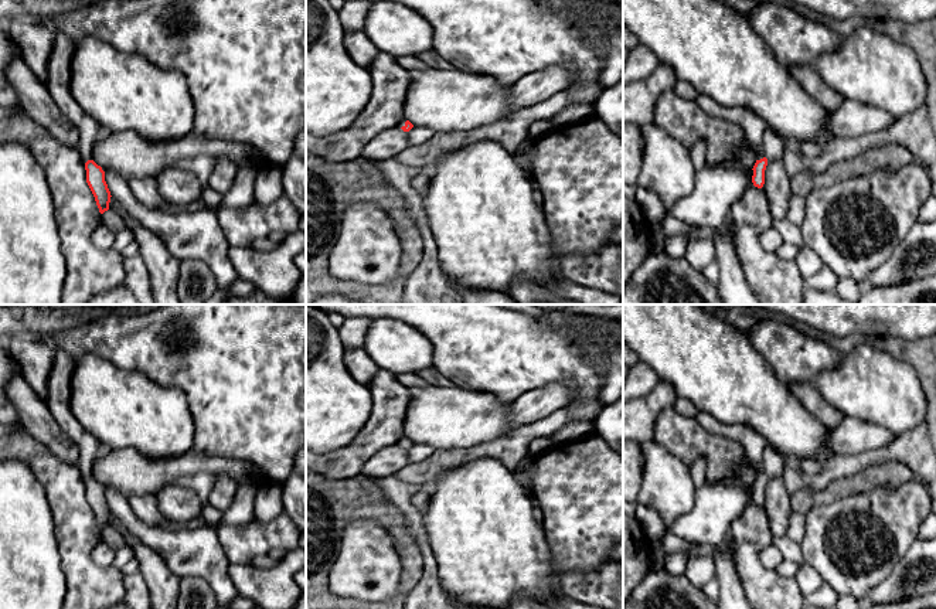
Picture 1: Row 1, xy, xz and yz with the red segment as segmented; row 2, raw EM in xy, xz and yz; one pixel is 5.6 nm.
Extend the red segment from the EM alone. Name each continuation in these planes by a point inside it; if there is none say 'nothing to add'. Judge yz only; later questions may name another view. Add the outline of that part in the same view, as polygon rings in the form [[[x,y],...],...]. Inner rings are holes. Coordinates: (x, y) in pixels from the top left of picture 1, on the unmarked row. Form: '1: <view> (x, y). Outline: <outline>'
1: yz (754, 445). Outline: [[[698,412],[695,418],[705,431],[738,442],[743,448],[748,460],[755,466],[756,477],[765,474],[763,452],[767,442],[763,436],[746,425],[724,423],[707,412]]]

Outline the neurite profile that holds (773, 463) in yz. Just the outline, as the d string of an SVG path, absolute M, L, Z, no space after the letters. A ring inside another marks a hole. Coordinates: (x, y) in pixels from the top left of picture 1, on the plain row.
M767 445L763 452L763 469L767 477L779 477L783 474L787 463L773 446Z

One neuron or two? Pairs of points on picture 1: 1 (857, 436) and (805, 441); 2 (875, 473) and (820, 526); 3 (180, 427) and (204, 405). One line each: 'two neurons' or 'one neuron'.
1: two neurons
2: two neurons
3: two neurons

